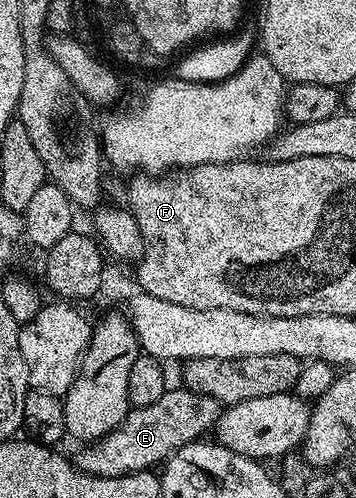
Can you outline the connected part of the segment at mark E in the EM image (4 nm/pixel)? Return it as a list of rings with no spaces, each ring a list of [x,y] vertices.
[[[185,386],[178,387],[172,387],[161,398],[161,402],[153,402],[153,406],[131,408],[127,417],[112,432],[105,434],[100,440],[84,443],[80,447],[83,449],[73,456],[76,469],[86,476],[105,478],[145,472],[170,460],[174,452],[187,444],[196,443],[200,438],[206,437],[203,435],[206,432],[208,435],[219,422],[219,401],[205,394],[191,392]]]

